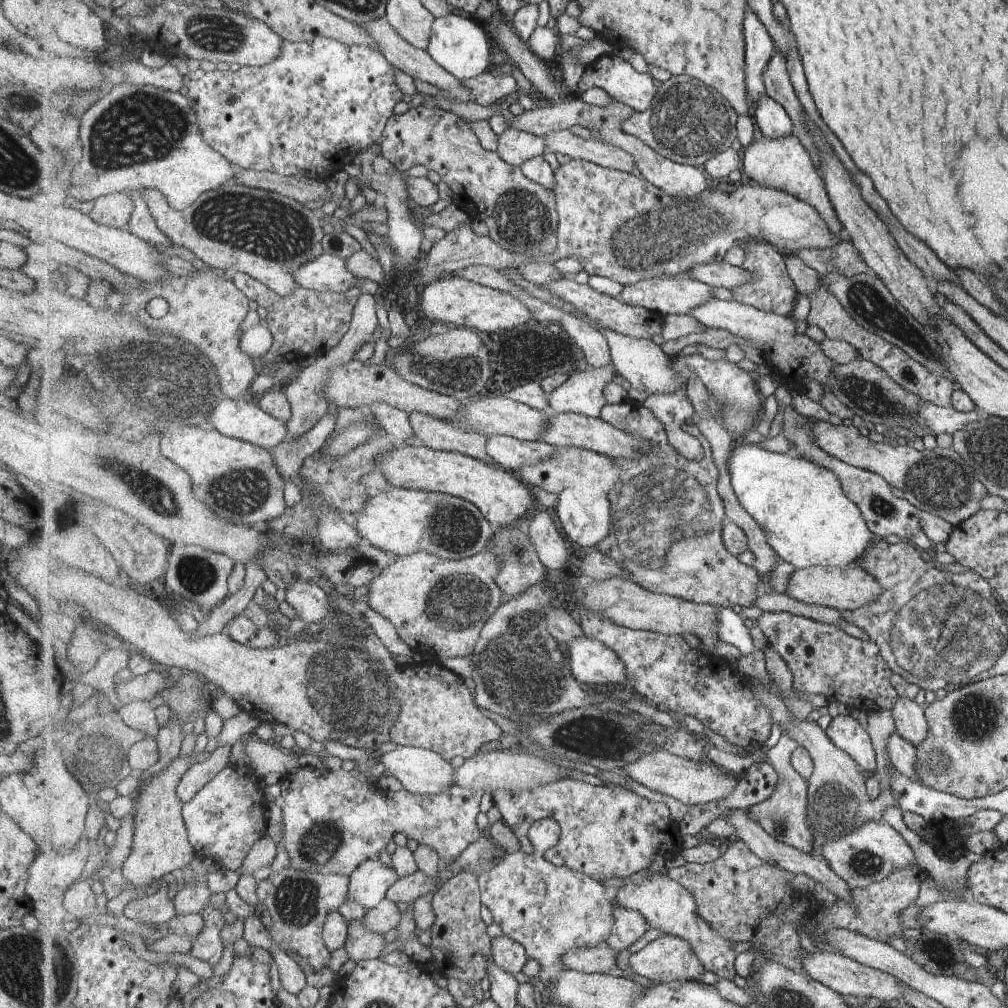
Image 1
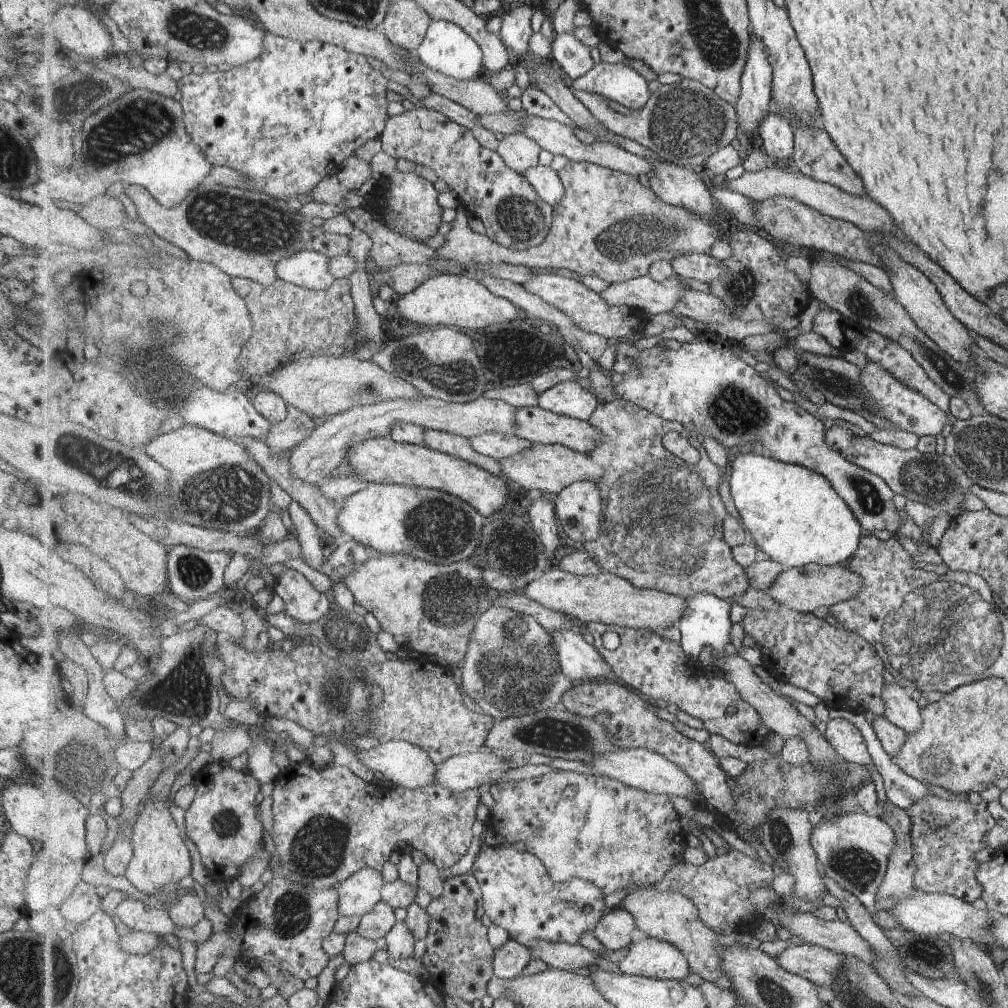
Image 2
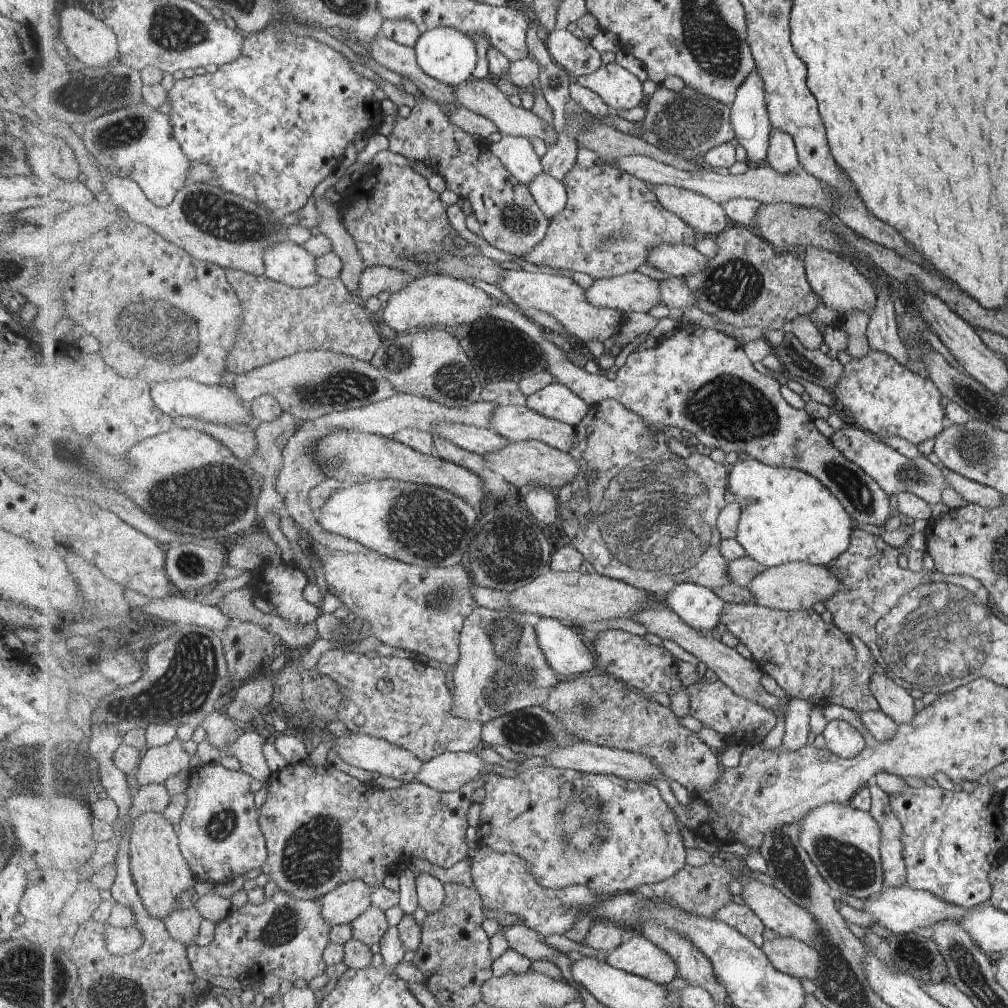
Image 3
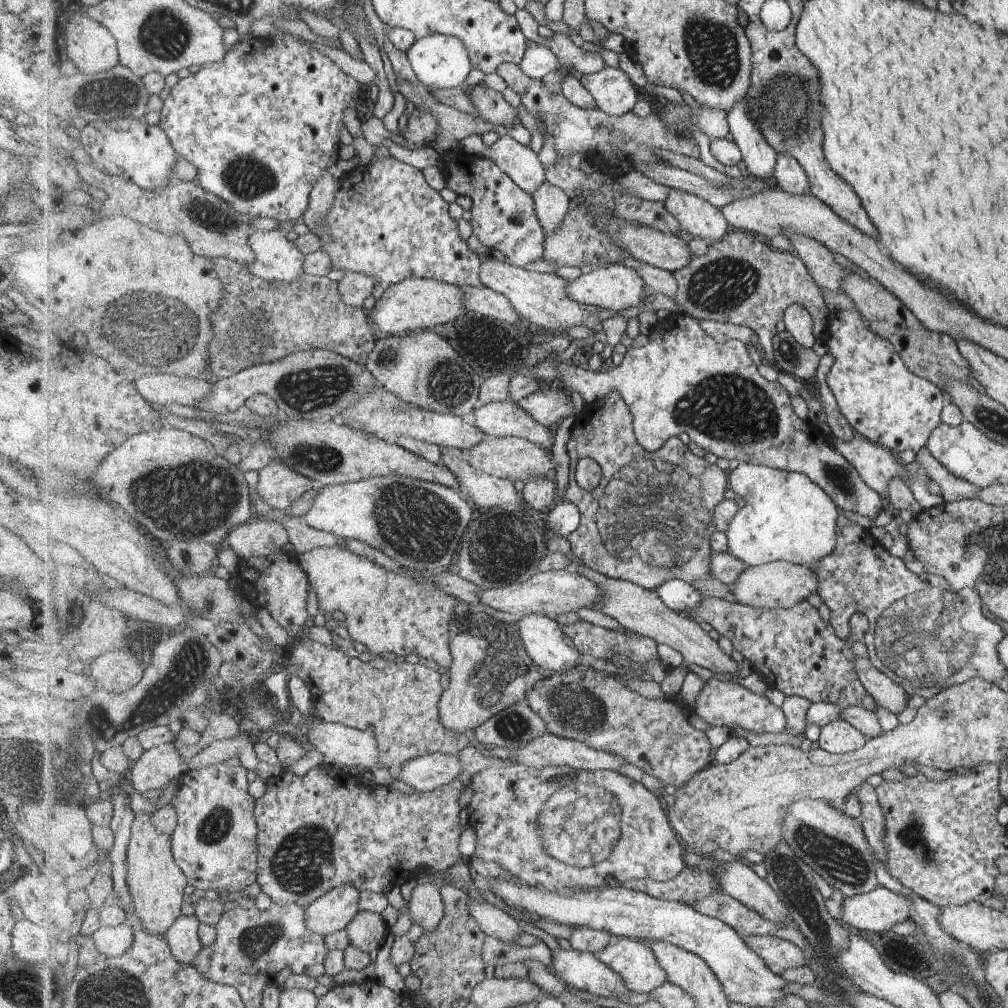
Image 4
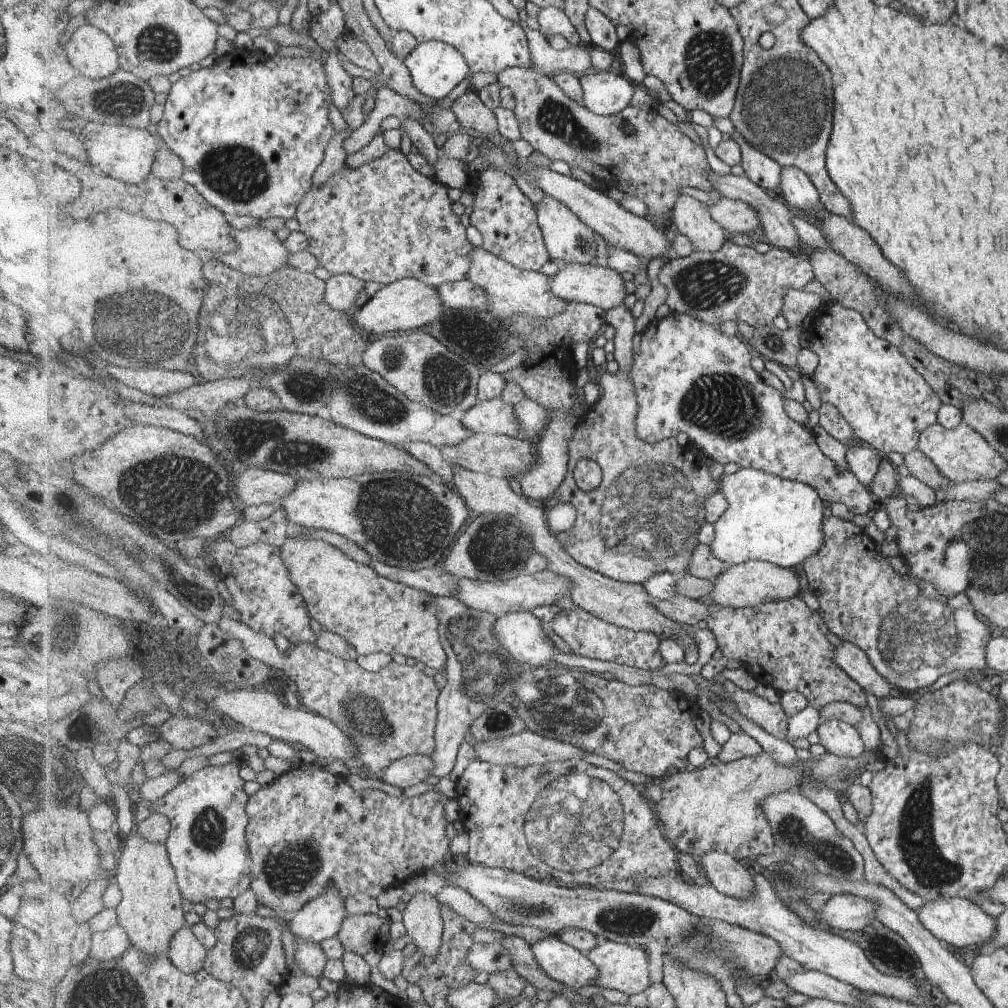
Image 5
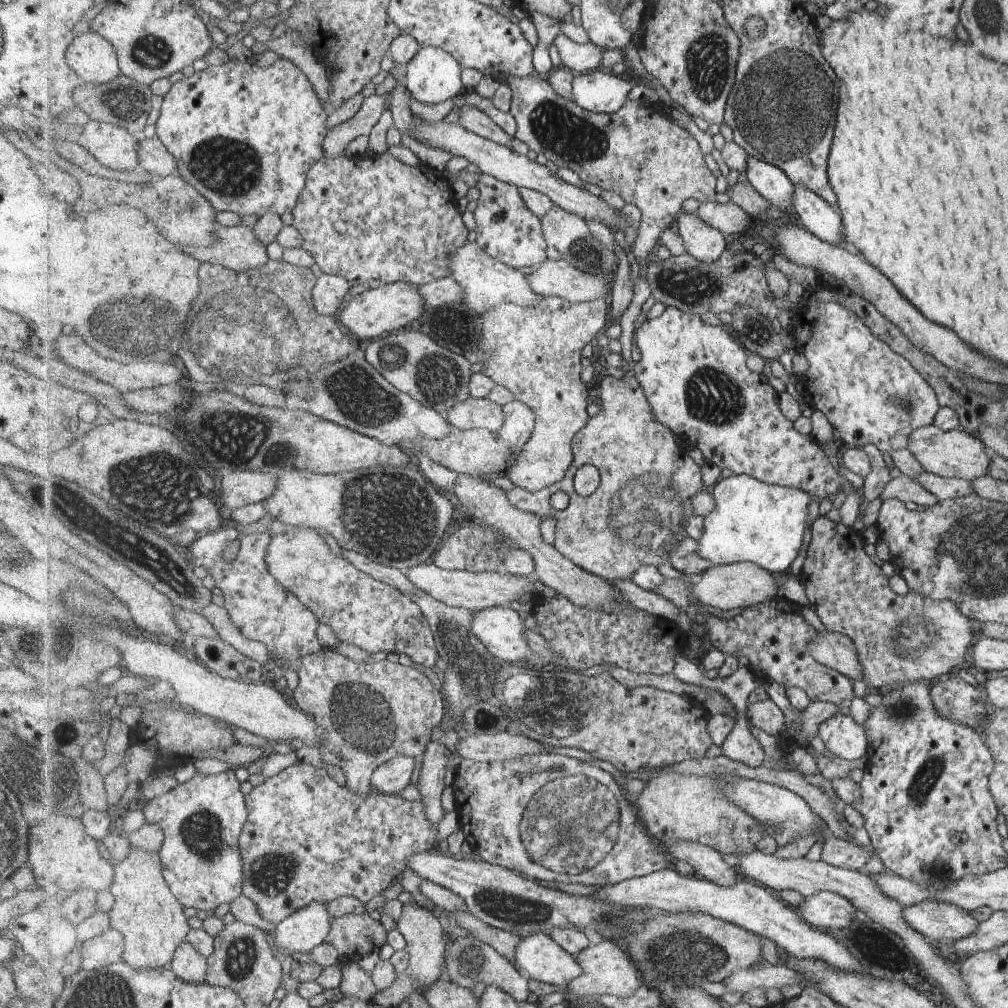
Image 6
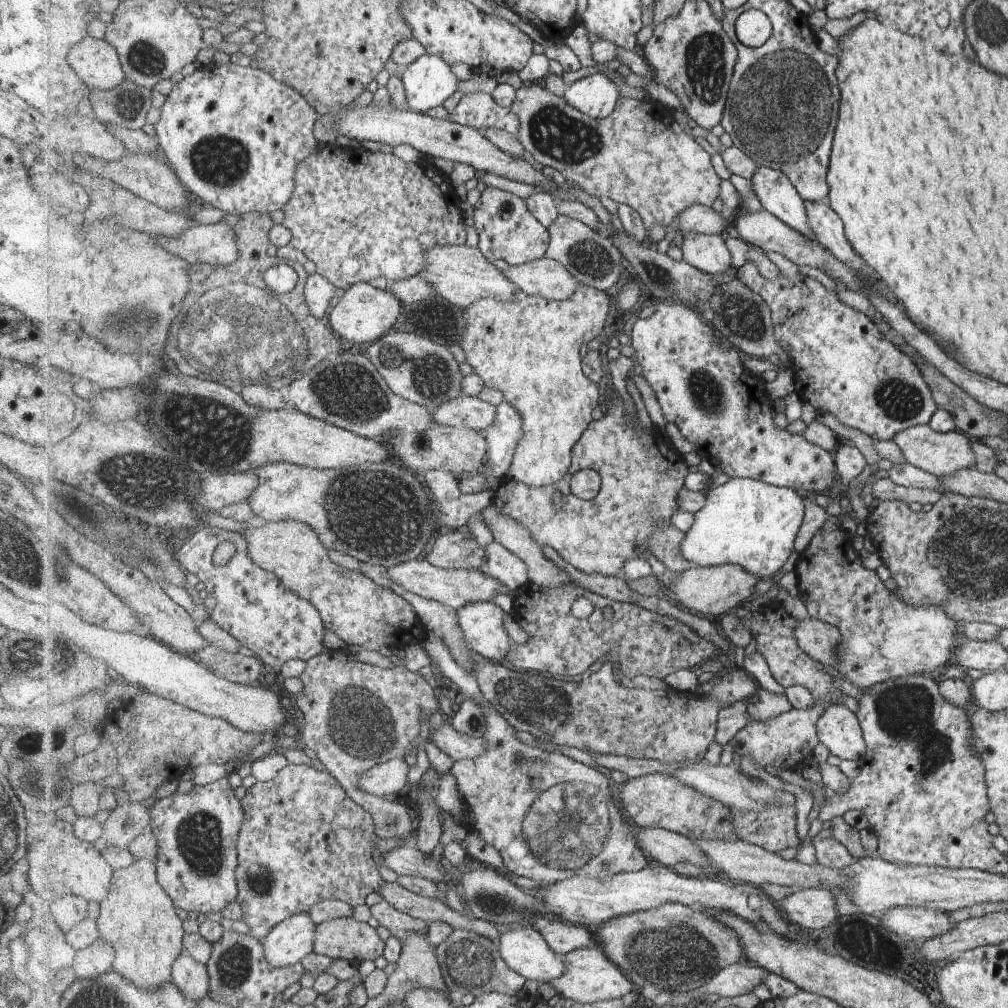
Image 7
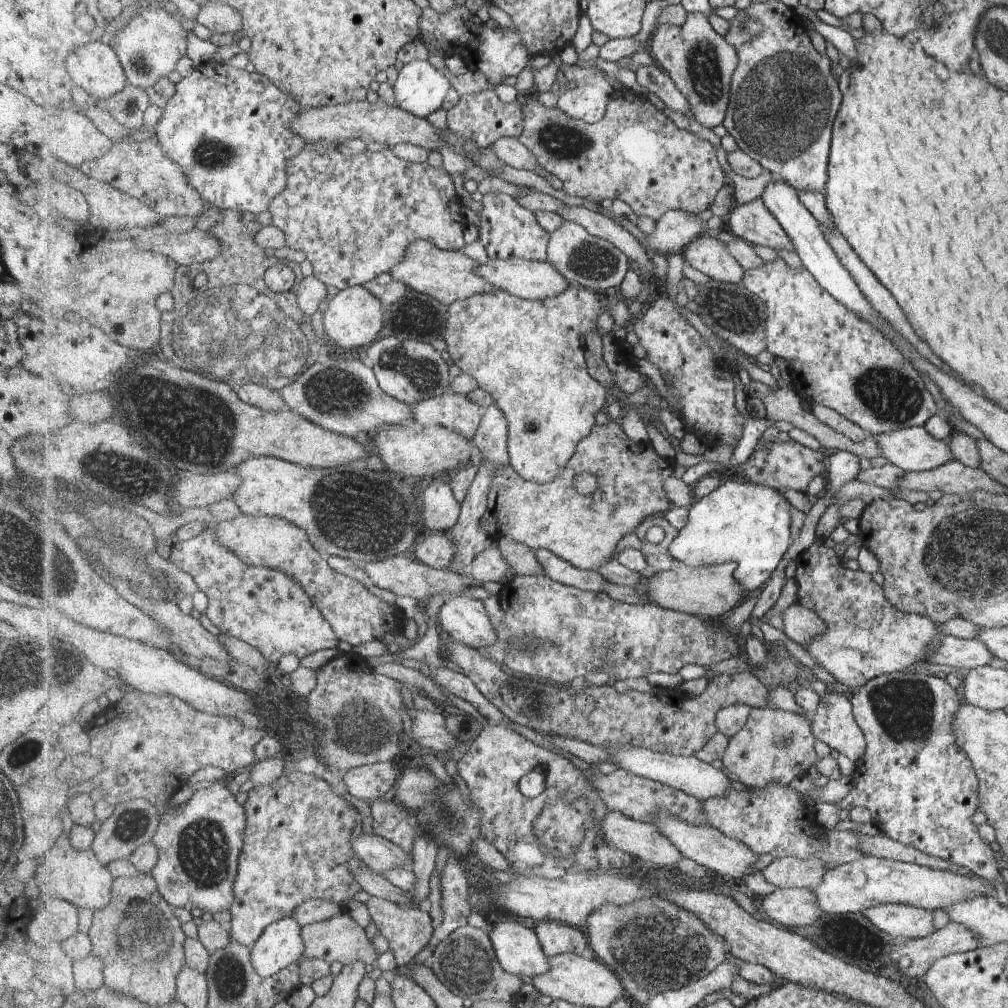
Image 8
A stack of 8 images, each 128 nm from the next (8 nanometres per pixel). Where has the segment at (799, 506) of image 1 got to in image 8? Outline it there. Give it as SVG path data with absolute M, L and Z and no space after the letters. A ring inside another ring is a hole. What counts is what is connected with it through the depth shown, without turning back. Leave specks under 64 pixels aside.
M723 480L722 484L690 508L689 522L680 530L679 536L671 544L671 554L689 567L700 565L738 564L735 578L743 586L746 597L758 594L779 568L787 560L786 554L794 543L791 540L791 502L783 496L782 490L755 482Z

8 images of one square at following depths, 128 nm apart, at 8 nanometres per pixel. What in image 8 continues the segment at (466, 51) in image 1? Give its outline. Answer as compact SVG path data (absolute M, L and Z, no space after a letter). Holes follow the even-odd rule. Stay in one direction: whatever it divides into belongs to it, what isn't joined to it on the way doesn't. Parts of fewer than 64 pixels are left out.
M429 60L404 65L394 86L397 105L419 118L429 118L441 109L451 88L451 82Z

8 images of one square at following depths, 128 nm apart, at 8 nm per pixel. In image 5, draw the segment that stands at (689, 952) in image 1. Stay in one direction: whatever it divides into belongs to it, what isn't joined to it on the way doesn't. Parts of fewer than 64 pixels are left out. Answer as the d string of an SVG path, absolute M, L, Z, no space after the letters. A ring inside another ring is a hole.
M598 937L598 942L588 956L599 966L600 988L619 990L632 997L654 985L649 974L648 949L605 937Z

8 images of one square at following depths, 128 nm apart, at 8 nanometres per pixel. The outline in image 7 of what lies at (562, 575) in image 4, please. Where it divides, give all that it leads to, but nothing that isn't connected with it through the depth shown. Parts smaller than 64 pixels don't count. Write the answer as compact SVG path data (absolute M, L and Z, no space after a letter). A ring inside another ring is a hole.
M419 559L384 569L384 573L393 580L395 584L407 588L409 592L423 596L428 599L439 600L454 610L459 610L467 604L475 604L478 602L493 602L493 598L499 595L499 584L503 584L501 580L487 576L480 569L441 569L433 566L429 561Z

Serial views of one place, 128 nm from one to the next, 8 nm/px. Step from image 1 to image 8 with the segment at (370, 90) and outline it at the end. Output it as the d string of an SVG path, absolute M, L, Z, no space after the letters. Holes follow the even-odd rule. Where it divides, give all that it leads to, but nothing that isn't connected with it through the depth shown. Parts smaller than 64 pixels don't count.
M211 60L205 62L203 68L194 70L190 75L183 77L176 84L175 96L166 103L164 114L161 116L155 128L155 138L161 143L165 154L183 167L183 172L187 174L191 186L201 194L203 200L209 202L209 204L213 204L220 212L224 210L234 210L243 213L253 212L253 214L261 214L261 212L269 210L271 202L273 202L279 194L285 192L287 183L290 181L290 158L299 156L301 152L304 152L304 150L310 146L307 140L293 129L293 123L300 117L302 111L303 108L293 95L283 92L270 78L263 76L263 74L257 70L249 72L249 70L245 70L245 68L241 69L231 66L228 61L216 62Z

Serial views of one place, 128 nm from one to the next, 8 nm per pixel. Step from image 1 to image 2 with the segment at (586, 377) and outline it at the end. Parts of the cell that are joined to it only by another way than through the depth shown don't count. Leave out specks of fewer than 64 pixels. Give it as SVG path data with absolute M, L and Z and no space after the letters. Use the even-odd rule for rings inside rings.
M578 380L563 381L539 395L539 407L577 420L591 420L599 408L592 388L583 388Z

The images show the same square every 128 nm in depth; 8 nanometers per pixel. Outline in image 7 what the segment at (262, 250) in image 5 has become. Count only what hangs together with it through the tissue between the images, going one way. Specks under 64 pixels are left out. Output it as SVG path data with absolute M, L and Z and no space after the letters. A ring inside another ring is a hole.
M225 221L191 227L181 238L158 237L159 246L171 254L187 260L189 264L207 262L233 266L241 260L234 226Z

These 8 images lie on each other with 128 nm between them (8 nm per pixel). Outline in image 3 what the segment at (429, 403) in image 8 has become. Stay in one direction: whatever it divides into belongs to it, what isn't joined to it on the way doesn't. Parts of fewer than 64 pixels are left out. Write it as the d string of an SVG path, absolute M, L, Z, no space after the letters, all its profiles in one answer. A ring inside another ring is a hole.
M499 405L492 428L513 442L538 440L568 453L579 444L574 426L547 418L527 405Z

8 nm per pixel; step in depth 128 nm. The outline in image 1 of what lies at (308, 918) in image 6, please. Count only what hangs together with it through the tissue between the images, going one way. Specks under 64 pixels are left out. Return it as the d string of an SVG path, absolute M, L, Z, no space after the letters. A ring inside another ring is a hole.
M367 860L350 876L348 900L359 902L367 911L379 906L387 891L401 876L395 866Z

